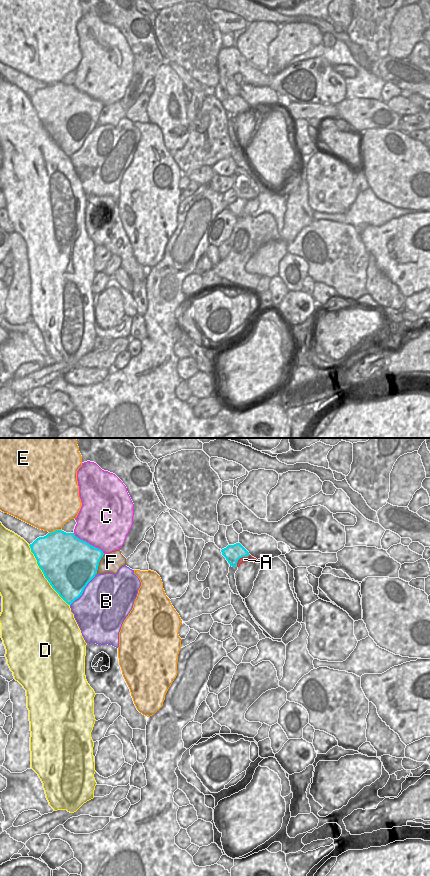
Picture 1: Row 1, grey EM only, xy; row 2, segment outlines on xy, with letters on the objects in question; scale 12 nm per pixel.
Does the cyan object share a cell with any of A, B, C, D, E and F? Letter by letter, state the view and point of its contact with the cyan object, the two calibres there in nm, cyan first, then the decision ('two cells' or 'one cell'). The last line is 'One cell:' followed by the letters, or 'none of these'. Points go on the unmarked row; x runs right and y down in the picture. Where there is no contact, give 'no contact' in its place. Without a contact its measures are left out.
A: contact xy (240, 109); calibres 200 and 70 nm; one cell
B: contact xy (84, 140); calibres 500 and 500 nm; two cells
C: contact xy (88, 95); calibres 500 and 500 nm; two cells
D: contact xy (44, 127); calibres 500 and 500 nm; two cells
E: contact xy (54, 83); calibres 480 and 480 nm; two cells
F: contact xy (98, 116); calibres 500 and 240 nm; two cells
One cell: A

